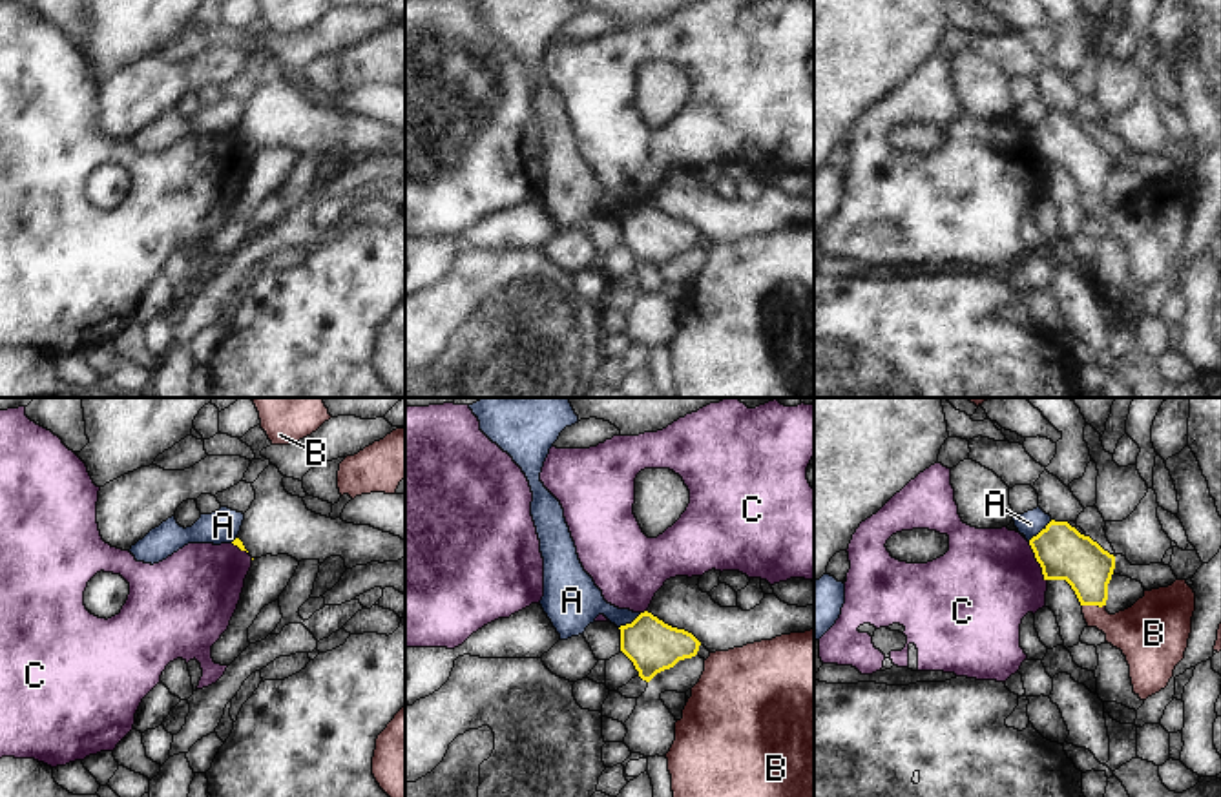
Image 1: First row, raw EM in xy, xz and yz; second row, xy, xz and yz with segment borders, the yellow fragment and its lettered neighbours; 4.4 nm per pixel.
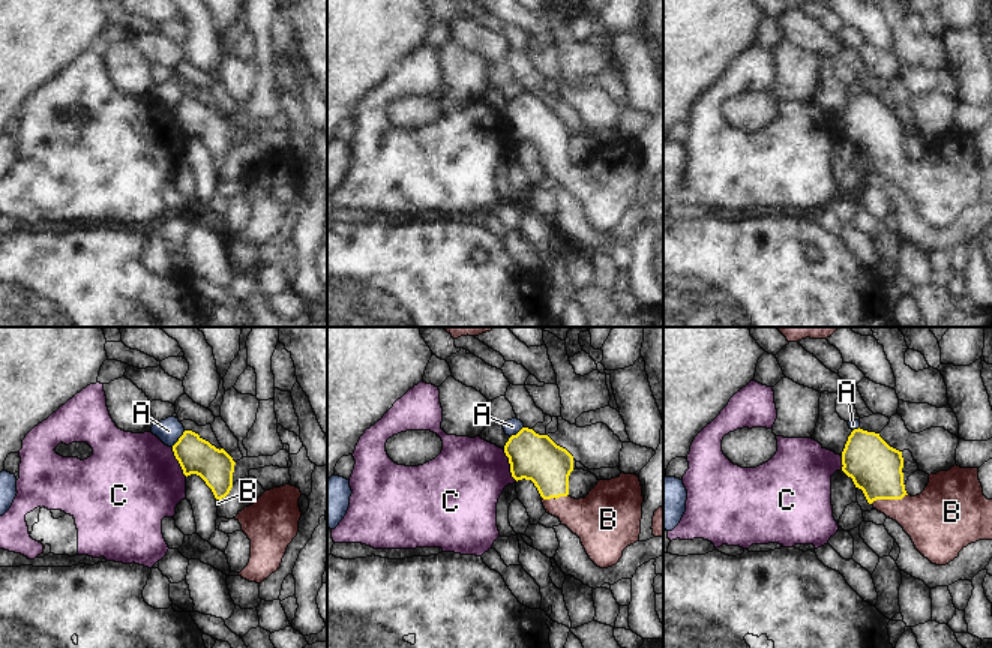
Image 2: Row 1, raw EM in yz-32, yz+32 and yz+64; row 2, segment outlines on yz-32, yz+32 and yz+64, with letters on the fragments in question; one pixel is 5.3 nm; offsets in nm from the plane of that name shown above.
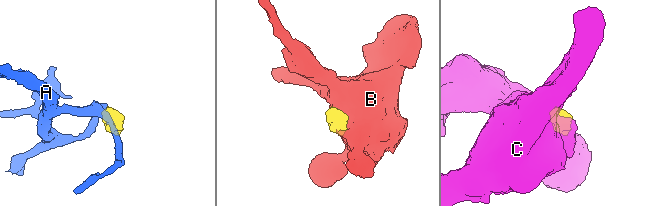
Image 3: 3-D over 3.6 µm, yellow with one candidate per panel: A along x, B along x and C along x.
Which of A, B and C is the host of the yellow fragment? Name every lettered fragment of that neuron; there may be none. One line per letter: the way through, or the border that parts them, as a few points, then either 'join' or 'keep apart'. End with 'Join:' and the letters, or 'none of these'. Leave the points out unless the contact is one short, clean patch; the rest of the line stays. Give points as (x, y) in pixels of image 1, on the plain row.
A: border along yz (1052, 112), (1028, 132); keep apart
B: runs through yz (1066, 146), (1088, 168), (1094, 196), (1112, 217), (1143, 223); join
C: border along yz (1028, 134), (1046, 172); keep apart
Join: B

